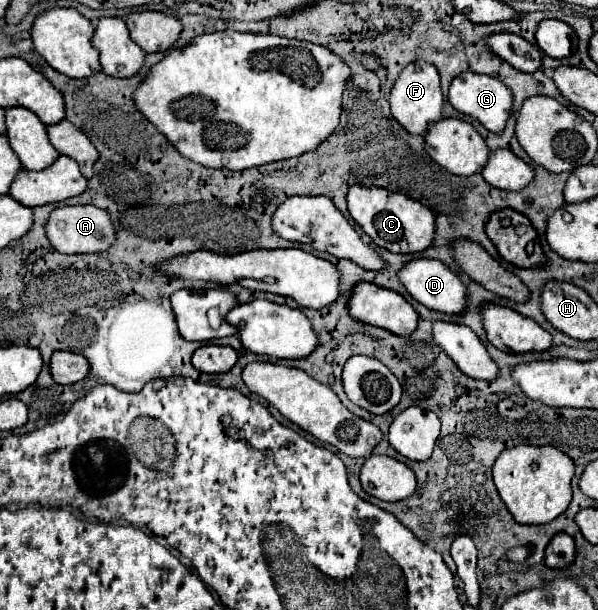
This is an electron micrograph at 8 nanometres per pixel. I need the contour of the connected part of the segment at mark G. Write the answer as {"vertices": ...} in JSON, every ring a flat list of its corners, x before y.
{"vertices":[[463,72,457,78,453,78,449,86,449,104,461,114,479,120,489,132,501,132,507,122,507,110,511,108,511,92,497,78,475,72]]}

